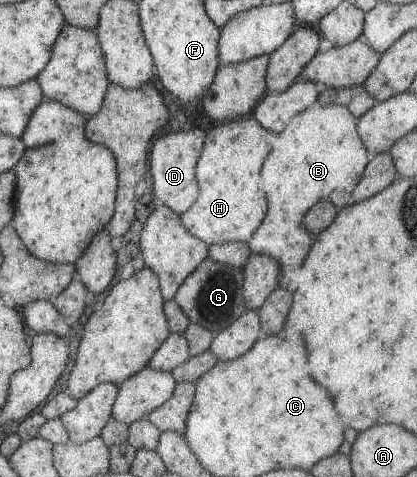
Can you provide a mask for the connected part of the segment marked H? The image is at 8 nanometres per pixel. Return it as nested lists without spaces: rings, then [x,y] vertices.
[[[254,118],[218,124],[205,134],[203,147],[195,164],[198,198],[179,216],[182,226],[193,237],[207,245],[230,241],[248,242],[260,226],[266,212],[264,186],[260,186],[260,170],[264,170],[264,154],[272,150],[276,133],[260,126]]]

